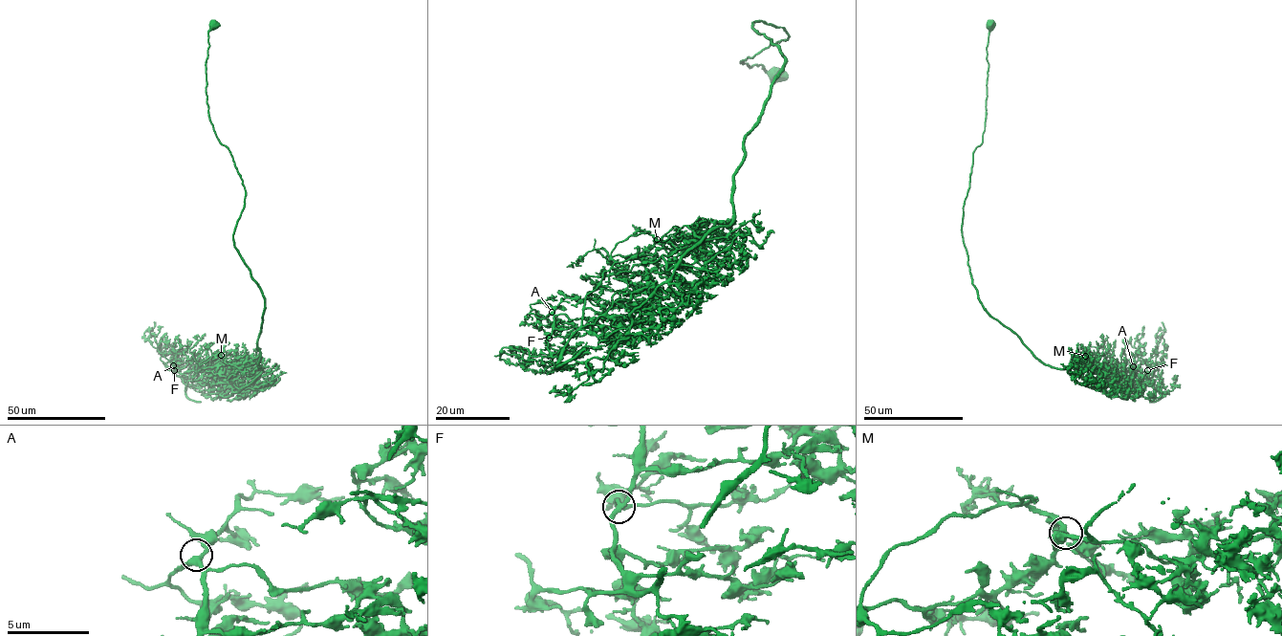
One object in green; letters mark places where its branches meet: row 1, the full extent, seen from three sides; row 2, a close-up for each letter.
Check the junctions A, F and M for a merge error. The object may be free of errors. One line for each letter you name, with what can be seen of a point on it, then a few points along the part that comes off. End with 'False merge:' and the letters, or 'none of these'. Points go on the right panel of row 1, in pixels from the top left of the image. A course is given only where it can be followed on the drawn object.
M: place (1085, 356); course (1085, 356), (1091, 364), (1121, 378), (1152, 384), (1159, 368), (1156, 341), (1164, 330), (1162, 322)
False merge: M

